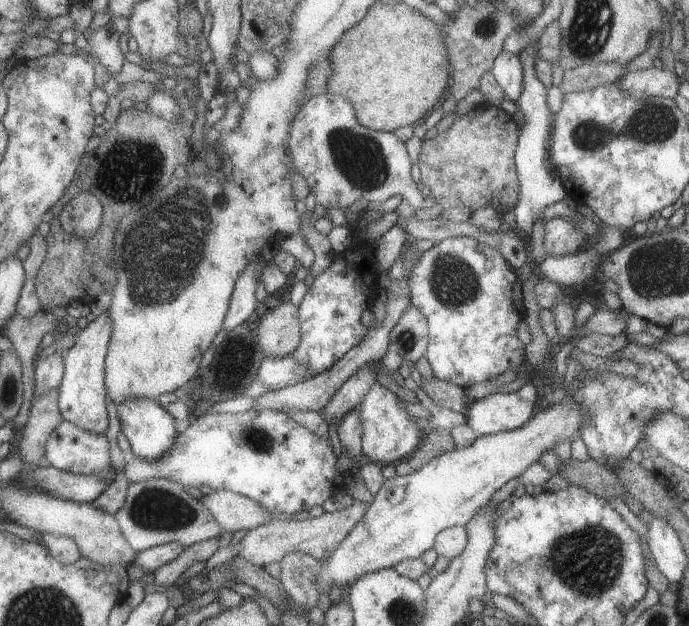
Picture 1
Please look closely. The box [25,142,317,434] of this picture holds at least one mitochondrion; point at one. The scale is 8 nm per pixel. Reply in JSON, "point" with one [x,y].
{"point":[162,253]}

